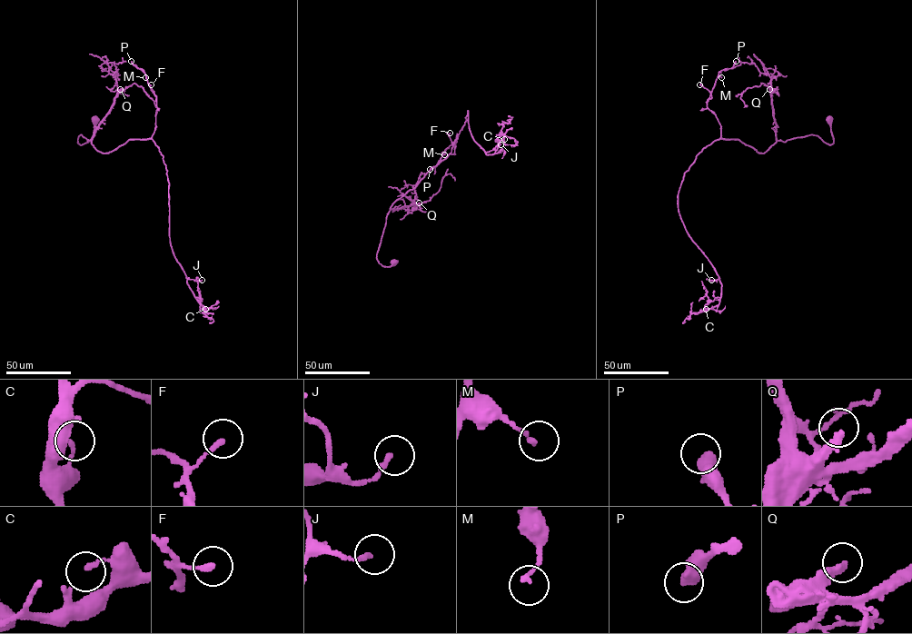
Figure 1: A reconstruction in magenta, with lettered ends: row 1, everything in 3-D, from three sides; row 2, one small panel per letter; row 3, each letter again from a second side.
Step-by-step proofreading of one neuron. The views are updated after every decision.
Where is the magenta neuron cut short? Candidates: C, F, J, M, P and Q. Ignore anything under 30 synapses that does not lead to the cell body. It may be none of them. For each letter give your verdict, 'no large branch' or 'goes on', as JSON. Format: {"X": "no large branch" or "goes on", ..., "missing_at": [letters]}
{"C": "no large branch", "F": "no large branch", "J": "no large branch", "M": "no large branch", "P": "goes on", "Q": "goes on", "missing_at": ["P", "Q"]}

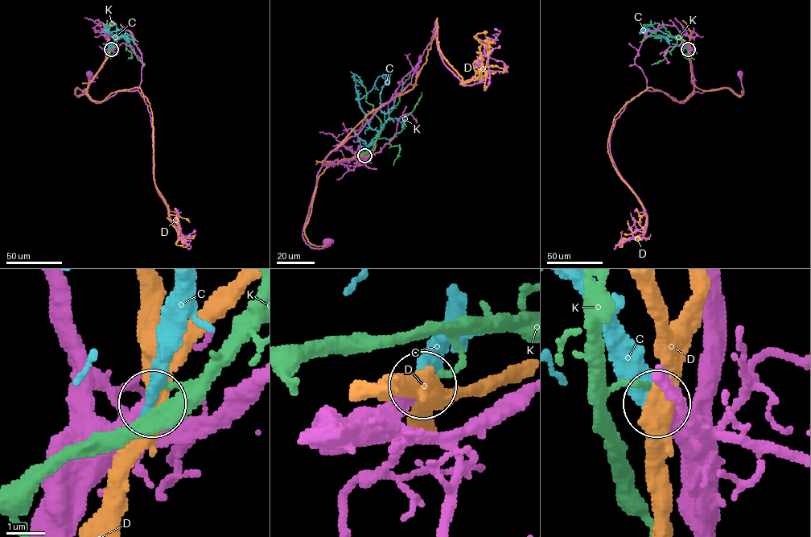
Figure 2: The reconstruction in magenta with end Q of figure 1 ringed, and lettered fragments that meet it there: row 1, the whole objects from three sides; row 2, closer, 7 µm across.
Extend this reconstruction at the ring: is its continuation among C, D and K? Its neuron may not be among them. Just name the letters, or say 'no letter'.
C

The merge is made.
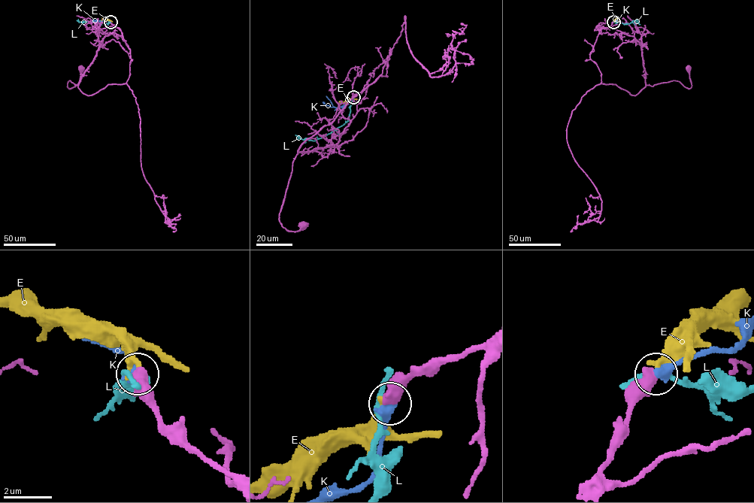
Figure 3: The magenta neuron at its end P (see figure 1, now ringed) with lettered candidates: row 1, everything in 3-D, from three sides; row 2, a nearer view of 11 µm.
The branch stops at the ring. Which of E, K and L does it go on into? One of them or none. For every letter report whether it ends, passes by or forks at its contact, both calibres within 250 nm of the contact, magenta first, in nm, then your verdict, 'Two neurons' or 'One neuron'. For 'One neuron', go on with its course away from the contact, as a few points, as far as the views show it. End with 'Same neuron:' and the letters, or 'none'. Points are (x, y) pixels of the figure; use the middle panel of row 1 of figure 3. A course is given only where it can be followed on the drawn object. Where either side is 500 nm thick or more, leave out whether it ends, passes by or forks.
E: Thickness 600 nm (magenta) against 280 nm. Two neurons
K: Thickness 600 nm (magenta) against 440 nm. One neuron. Its course: (353, 96), (352, 101), (335, 107), (325, 96)
L: Thickness 750 nm (magenta) against 240 nm. Two neurons
Same neuron: K

